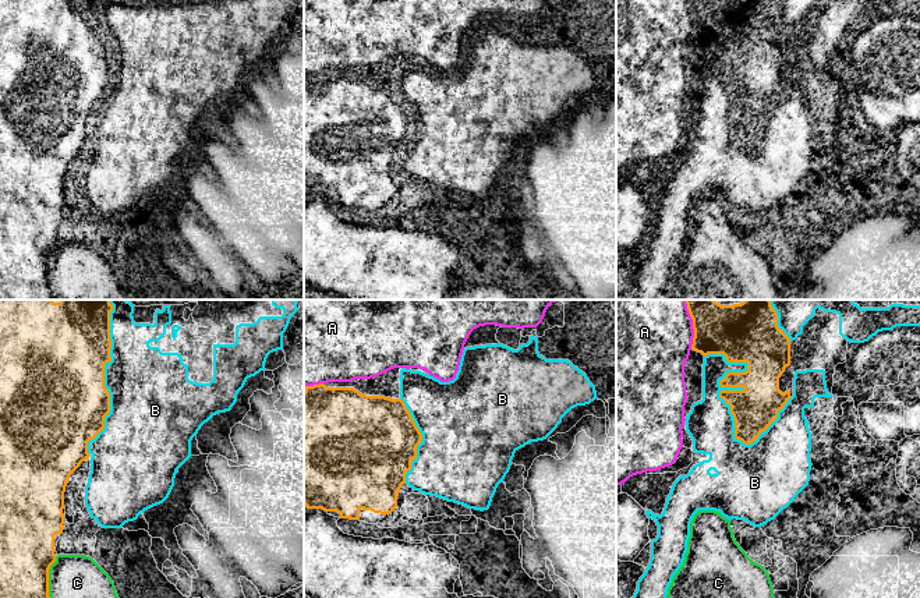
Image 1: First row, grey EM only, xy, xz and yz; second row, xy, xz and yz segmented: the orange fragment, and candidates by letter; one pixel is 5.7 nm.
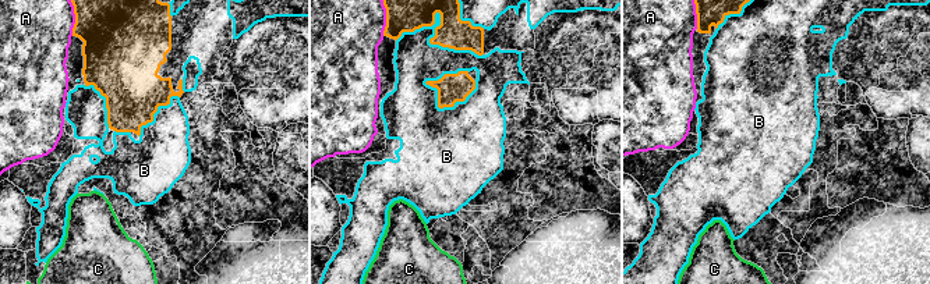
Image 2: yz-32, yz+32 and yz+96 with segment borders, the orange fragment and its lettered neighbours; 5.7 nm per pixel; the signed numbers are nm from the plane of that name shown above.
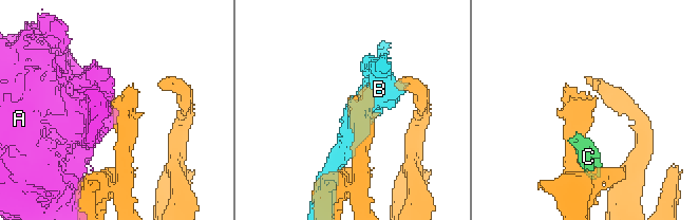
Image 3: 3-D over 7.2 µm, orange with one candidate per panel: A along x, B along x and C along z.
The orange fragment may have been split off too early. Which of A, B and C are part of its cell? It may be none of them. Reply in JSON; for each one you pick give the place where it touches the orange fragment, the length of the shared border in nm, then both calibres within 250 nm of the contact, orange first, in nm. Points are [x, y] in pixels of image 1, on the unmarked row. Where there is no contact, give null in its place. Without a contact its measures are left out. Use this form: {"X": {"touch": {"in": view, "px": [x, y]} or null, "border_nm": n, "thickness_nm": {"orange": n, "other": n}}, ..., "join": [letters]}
{"join": []}

